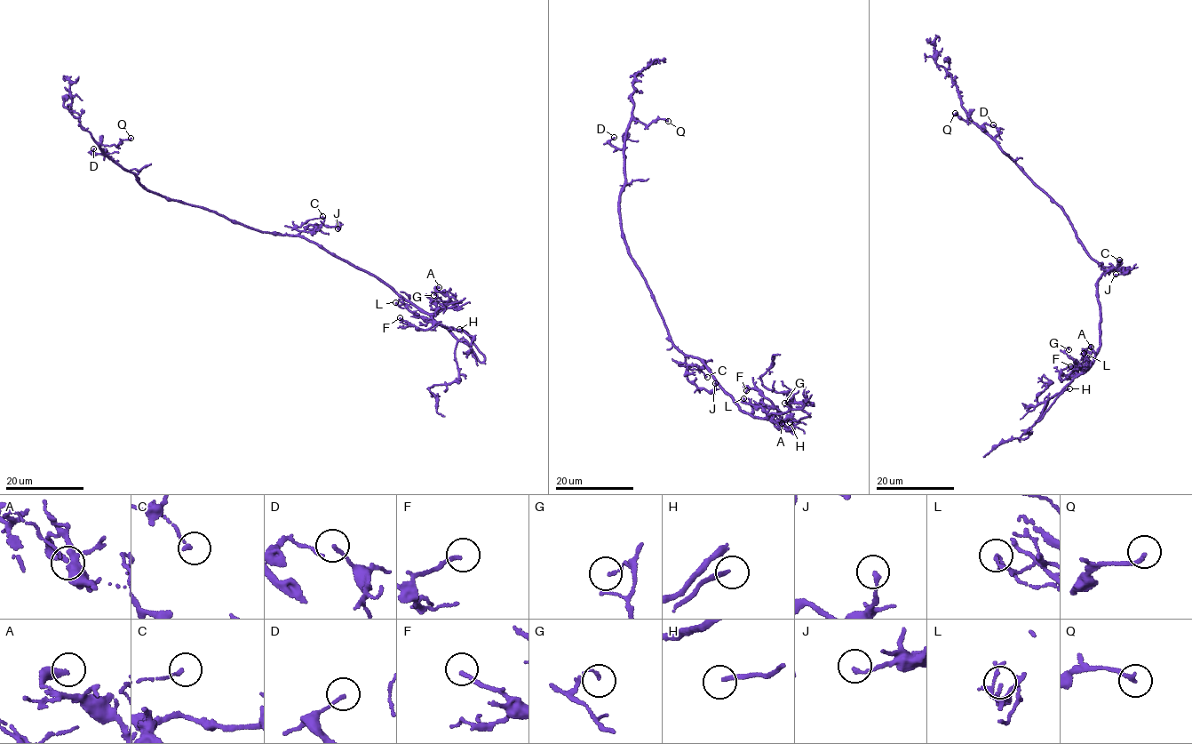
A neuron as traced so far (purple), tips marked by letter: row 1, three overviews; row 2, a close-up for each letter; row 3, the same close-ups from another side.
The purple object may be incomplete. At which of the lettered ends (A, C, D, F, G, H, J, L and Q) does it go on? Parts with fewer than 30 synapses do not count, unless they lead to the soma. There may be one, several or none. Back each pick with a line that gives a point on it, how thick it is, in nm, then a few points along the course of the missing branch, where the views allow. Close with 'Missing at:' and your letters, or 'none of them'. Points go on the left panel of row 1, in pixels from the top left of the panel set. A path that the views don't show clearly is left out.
H: place (459, 329); calibre 190 nm; course (459, 329), (448, 324)
Missing at: H

